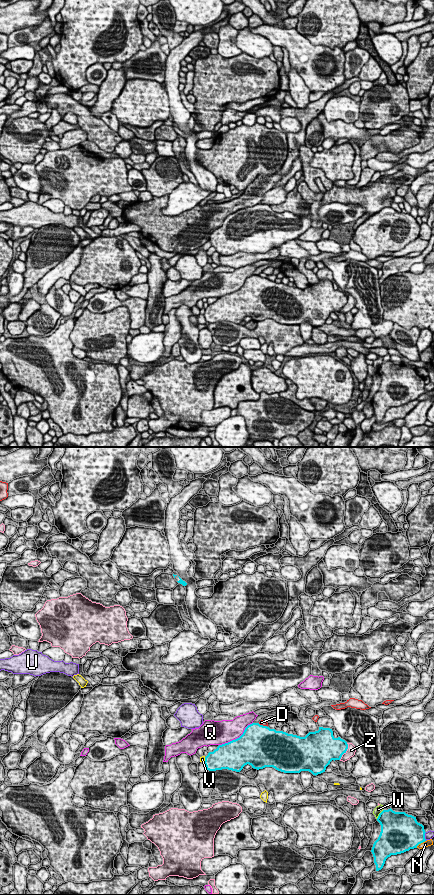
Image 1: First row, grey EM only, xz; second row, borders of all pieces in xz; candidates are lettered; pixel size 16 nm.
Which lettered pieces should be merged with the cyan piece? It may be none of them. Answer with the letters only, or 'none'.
none

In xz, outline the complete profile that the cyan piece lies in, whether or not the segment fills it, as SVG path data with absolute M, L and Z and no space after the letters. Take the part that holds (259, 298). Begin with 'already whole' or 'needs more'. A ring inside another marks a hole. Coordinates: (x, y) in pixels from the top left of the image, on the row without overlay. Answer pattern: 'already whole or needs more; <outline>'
already whole; M259 275L248 277L243 286L228 295L219 297L205 309L204 316L209 323L228 321L240 324L247 316L254 321L273 319L284 325L309 323L313 327L325 324L332 312L340 312L346 305L348 296L340 289L335 290L330 280L319 279L318 283L309 284L305 289L276 283Z

